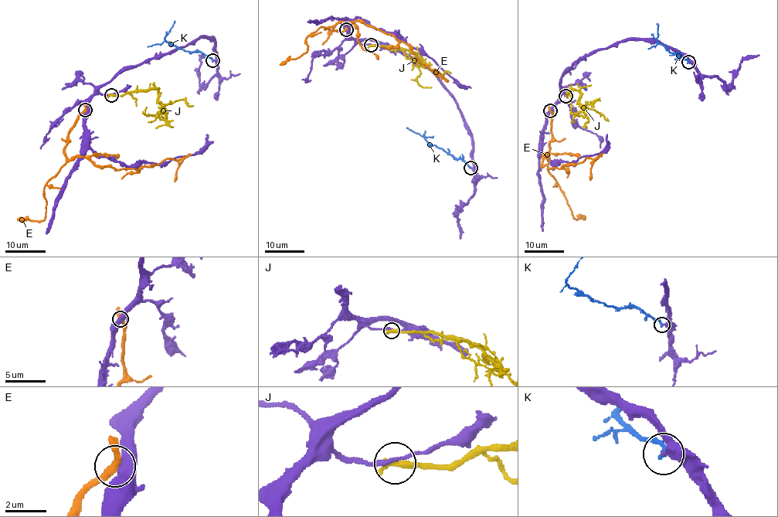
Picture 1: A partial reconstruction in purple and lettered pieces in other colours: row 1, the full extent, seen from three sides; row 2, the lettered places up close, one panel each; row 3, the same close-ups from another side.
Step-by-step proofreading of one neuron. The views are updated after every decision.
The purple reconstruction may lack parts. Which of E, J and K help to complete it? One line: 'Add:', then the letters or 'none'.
Add: none

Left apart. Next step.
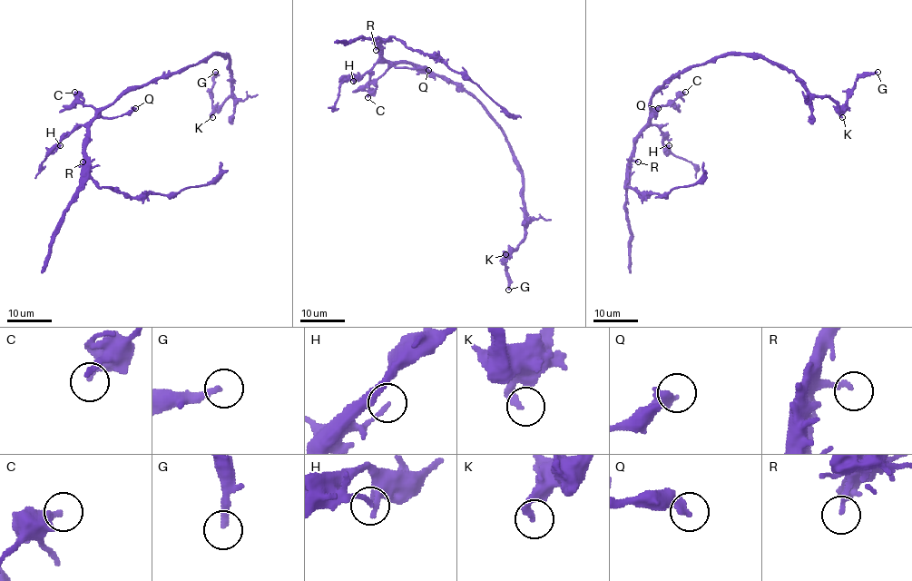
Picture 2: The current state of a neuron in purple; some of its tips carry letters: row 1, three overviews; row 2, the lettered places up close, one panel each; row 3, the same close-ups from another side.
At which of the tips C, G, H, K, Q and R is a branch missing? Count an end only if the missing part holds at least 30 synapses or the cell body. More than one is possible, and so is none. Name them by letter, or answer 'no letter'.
G, K

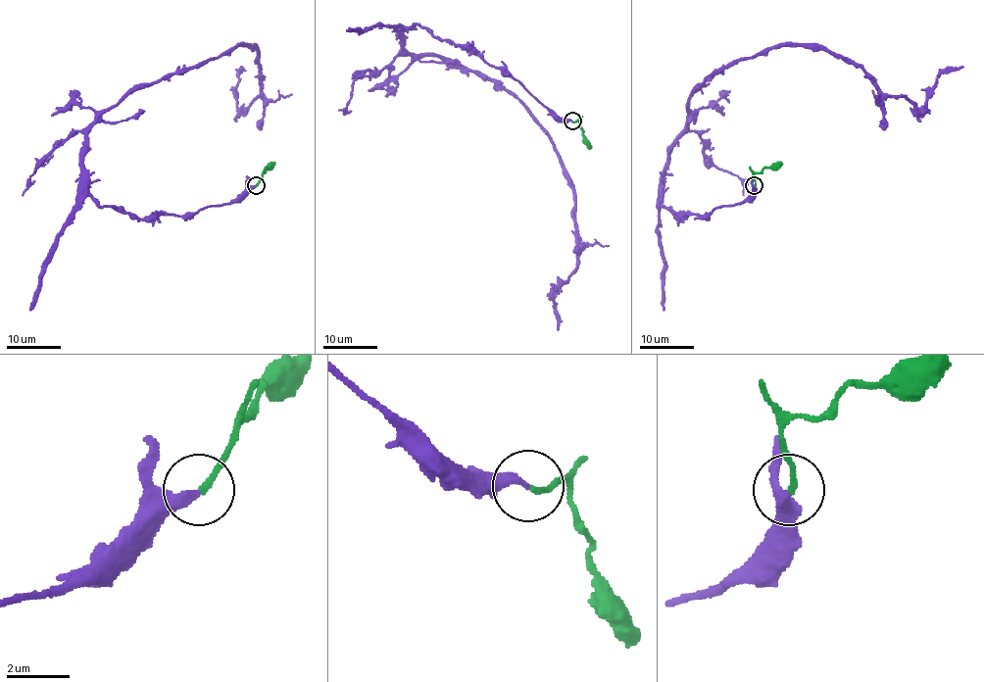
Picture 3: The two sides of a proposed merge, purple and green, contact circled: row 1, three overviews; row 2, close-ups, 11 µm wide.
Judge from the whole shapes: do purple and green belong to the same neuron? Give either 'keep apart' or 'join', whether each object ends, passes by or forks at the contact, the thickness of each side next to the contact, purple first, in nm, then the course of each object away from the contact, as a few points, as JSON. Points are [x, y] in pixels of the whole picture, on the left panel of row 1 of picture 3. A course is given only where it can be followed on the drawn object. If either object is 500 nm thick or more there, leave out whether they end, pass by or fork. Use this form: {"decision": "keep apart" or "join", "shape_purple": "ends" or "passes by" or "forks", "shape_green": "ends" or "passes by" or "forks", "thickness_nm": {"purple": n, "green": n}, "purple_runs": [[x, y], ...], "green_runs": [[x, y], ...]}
{"decision": "join", "shape_purple": "ends", "shape_green": "ends", "thickness_nm": {"purple": 300, "green": 170}, "purple_runs": [[256, 185], [137, 218], [100, 206], [82, 164], [130, 92], [236, 46], [259, 54], [248, 108], [241, 67]], "green_runs": [[256, 185], [273, 162]]}

